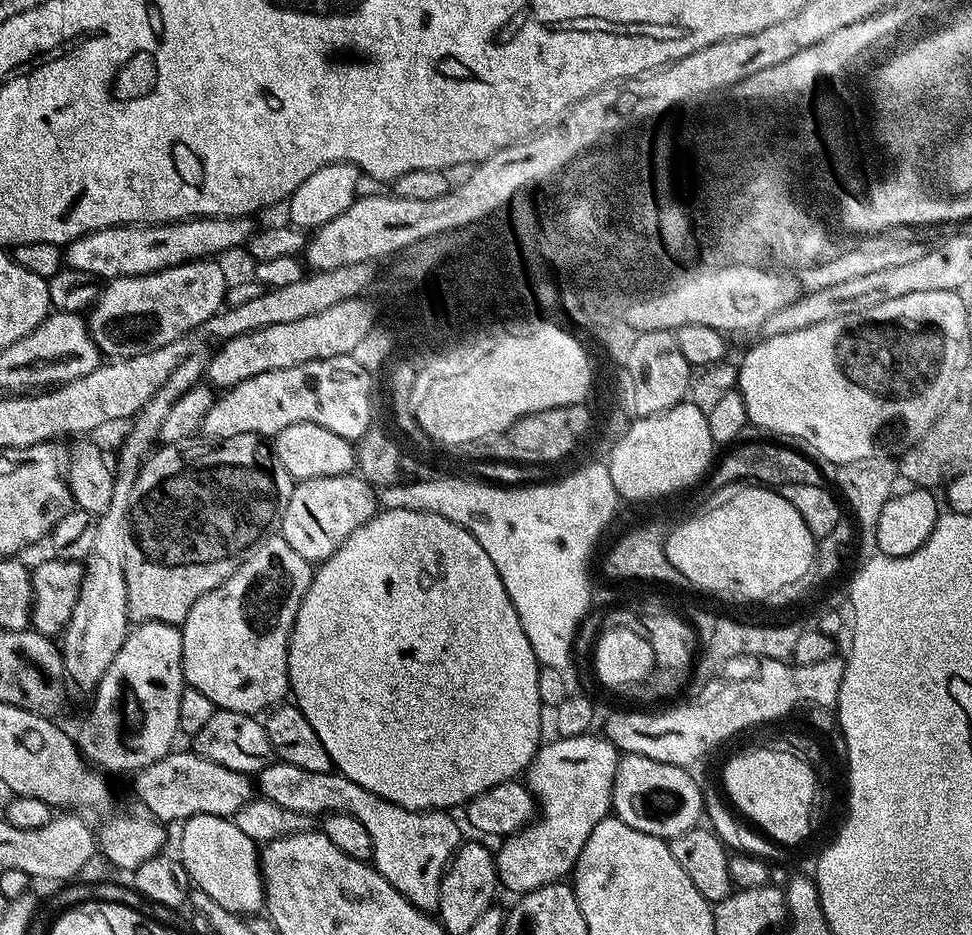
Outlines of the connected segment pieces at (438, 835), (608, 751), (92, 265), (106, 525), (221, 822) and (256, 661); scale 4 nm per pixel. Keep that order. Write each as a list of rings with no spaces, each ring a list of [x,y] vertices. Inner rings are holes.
[[[273,762],[258,773],[258,792],[263,799],[311,818],[320,818],[330,812],[345,812],[358,818],[358,822],[362,822],[362,826],[366,826],[366,830],[370,833],[371,863],[376,871],[382,874],[382,878],[386,878],[386,882],[390,882],[390,886],[394,886],[394,890],[401,892],[418,910],[432,914],[439,909],[440,879],[444,877],[444,869],[448,867],[452,856],[462,843],[460,828],[452,817],[455,815],[444,810],[415,812],[413,808],[403,808],[394,802],[386,802],[386,798],[378,798],[362,790],[358,782],[350,782],[350,778],[341,776],[335,770],[330,772],[294,771],[289,764],[283,762]]]
[[[602,734],[587,736],[561,736],[541,743],[539,750],[526,769],[526,783],[536,797],[538,815],[521,832],[507,837],[499,849],[495,849],[496,879],[515,894],[533,892],[547,884],[558,884],[564,876],[575,869],[578,858],[586,846],[586,838],[612,812],[612,787],[614,776],[620,765],[621,753]]]
[[[194,216],[190,220],[175,220],[173,224],[149,224],[147,226],[121,226],[119,228],[103,228],[97,232],[88,232],[85,236],[79,236],[63,245],[65,265],[74,270],[82,270],[82,274],[94,274],[105,281],[115,280],[118,276],[148,276],[151,272],[161,272],[163,268],[172,268],[176,264],[186,264],[189,260],[203,260],[205,258],[219,257],[219,252],[228,252],[231,248],[243,249],[254,231],[252,216]]]
[[[200,354],[187,356],[178,366],[178,370],[170,374],[162,390],[158,390],[158,394],[150,398],[147,406],[136,413],[130,424],[132,429],[129,430],[128,437],[120,448],[118,472],[121,477],[122,475],[128,477],[126,480],[116,479],[114,498],[110,498],[110,506],[96,521],[98,534],[94,538],[94,550],[88,555],[88,559],[83,561],[82,590],[74,606],[74,614],[62,633],[64,675],[80,688],[95,689],[100,683],[102,674],[106,674],[106,670],[110,667],[110,662],[114,662],[114,654],[122,650],[122,642],[126,642],[130,631],[126,574],[124,573],[126,546],[132,538],[132,507],[130,506],[132,480],[128,478],[135,477],[140,471],[140,465],[144,463],[146,457],[153,451],[154,445],[159,441],[162,418],[166,418],[170,406],[183,392],[201,383],[205,372],[205,357],[200,357]]]
[[[202,814],[183,821],[180,832],[178,858],[188,872],[188,879],[197,889],[204,891],[237,914],[256,914],[264,907],[264,878],[260,874],[258,844],[238,828],[232,818]]]
[[[279,534],[265,536],[244,557],[238,566],[238,570],[234,570],[234,574],[230,574],[230,578],[226,578],[226,582],[222,582],[217,588],[206,594],[202,594],[202,598],[198,598],[198,602],[194,602],[194,606],[190,606],[190,614],[186,614],[184,623],[180,628],[182,634],[182,670],[184,671],[185,685],[194,690],[202,690],[202,694],[206,694],[206,698],[210,698],[210,702],[214,702],[217,709],[225,712],[241,712],[247,716],[256,716],[260,714],[260,711],[263,713],[281,703],[290,692],[288,687],[288,643],[292,637],[292,627],[296,621],[298,610],[304,601],[304,595],[307,594],[312,585],[313,575],[314,568],[310,561],[302,558],[302,554],[298,554],[298,550],[294,550],[294,546],[290,546],[290,542],[286,542],[283,536]]]

